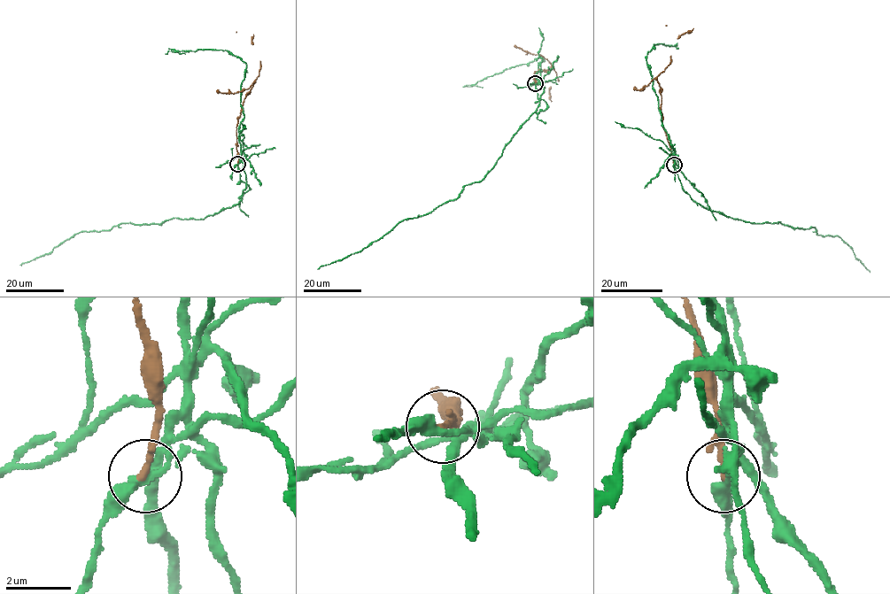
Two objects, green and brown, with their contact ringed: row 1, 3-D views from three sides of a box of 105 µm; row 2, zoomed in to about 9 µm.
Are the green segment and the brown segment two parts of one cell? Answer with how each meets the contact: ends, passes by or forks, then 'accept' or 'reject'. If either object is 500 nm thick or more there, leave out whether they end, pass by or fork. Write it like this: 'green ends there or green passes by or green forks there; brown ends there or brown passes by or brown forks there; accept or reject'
green forks there; brown ends there; reject

